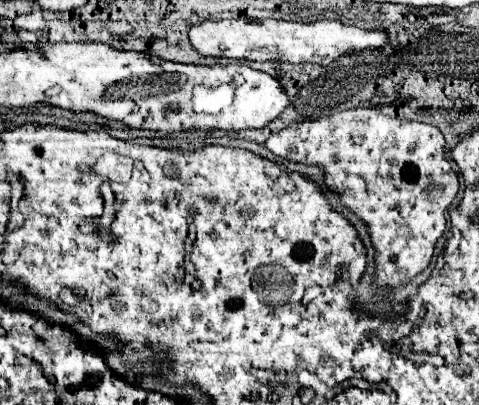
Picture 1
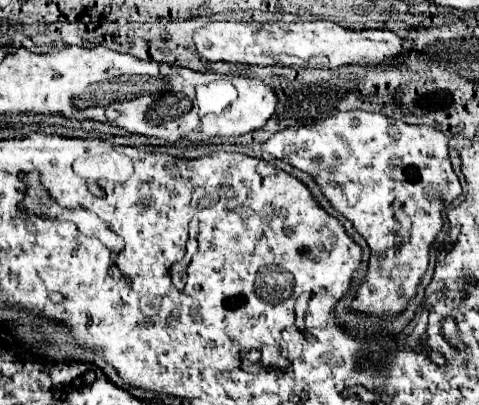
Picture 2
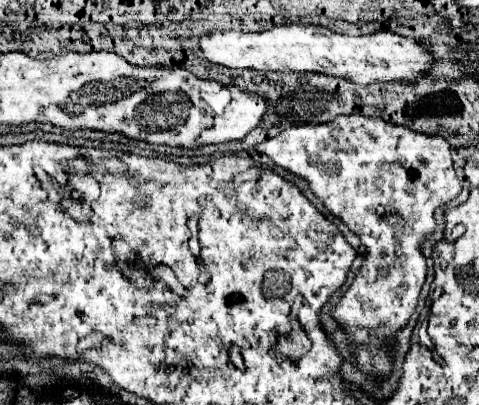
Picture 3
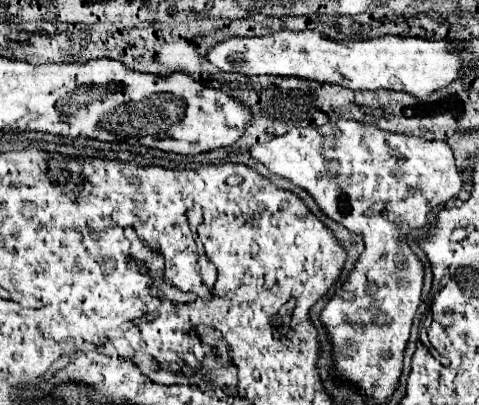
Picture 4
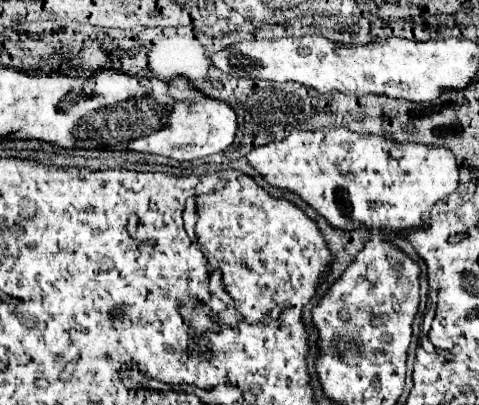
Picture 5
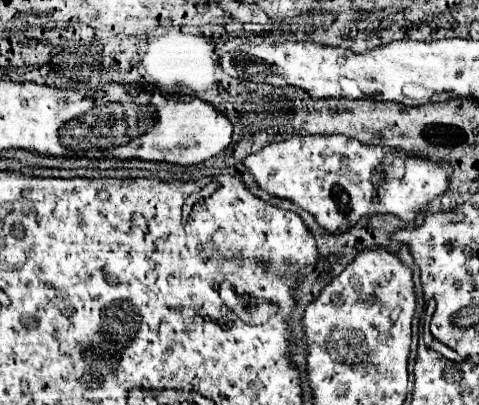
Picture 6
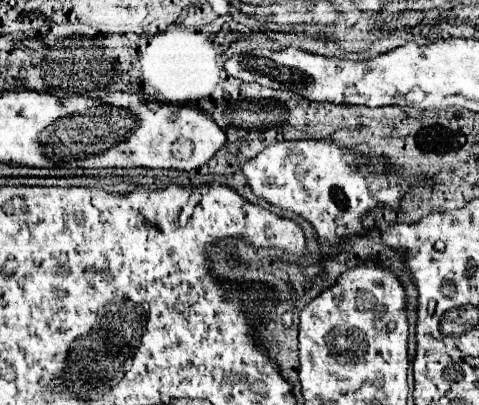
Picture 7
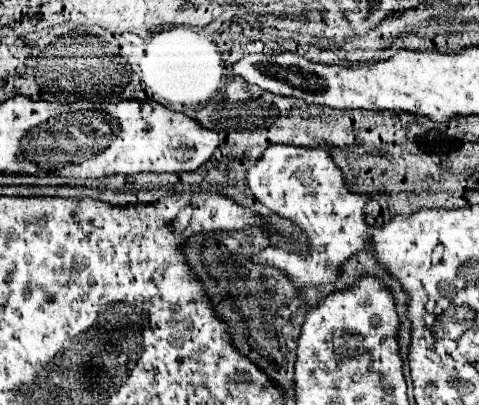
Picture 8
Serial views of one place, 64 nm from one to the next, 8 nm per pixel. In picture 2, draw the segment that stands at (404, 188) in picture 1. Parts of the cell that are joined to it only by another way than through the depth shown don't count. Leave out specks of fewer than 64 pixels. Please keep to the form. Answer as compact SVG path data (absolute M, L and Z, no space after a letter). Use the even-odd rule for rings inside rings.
M352 110L320 118L314 124L290 126L282 132L276 132L262 144L262 150L274 158L286 160L294 168L310 172L332 206L352 220L358 232L366 238L372 256L368 274L358 288L352 308L376 316L402 312L408 300L416 294L416 286L428 268L430 246L444 226L442 212L462 192L460 180L448 158L448 138L430 126L404 124L398 118L378 112Z

